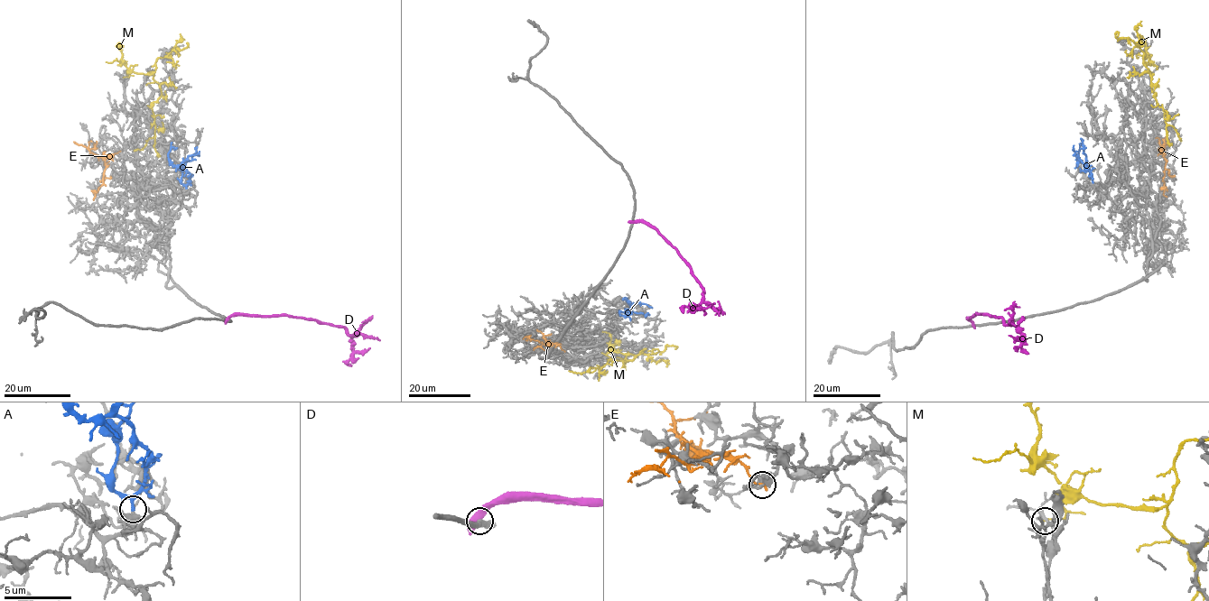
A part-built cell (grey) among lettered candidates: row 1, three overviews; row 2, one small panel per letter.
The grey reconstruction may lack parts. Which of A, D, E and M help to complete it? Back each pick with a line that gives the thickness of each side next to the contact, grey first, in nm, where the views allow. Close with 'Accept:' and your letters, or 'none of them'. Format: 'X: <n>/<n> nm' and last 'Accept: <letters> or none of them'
A: 400/180 nm
Accept: A

